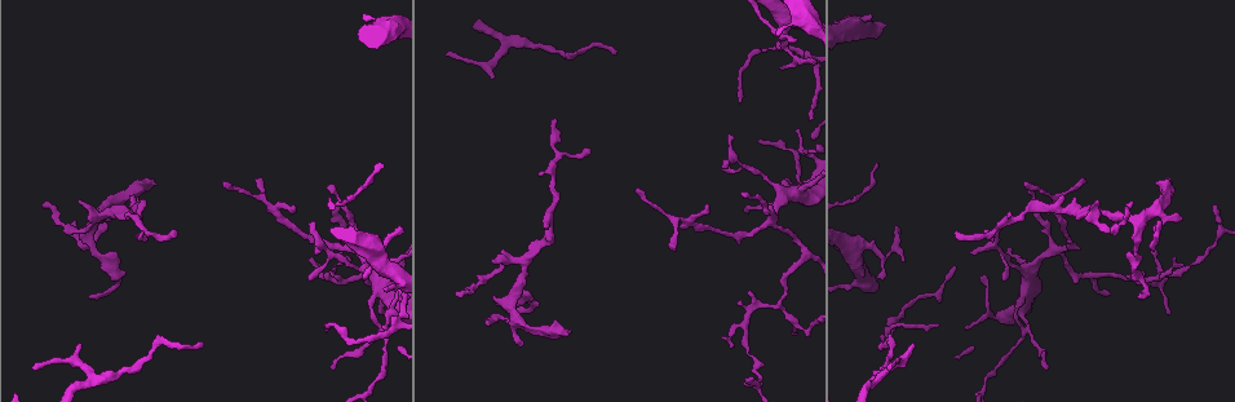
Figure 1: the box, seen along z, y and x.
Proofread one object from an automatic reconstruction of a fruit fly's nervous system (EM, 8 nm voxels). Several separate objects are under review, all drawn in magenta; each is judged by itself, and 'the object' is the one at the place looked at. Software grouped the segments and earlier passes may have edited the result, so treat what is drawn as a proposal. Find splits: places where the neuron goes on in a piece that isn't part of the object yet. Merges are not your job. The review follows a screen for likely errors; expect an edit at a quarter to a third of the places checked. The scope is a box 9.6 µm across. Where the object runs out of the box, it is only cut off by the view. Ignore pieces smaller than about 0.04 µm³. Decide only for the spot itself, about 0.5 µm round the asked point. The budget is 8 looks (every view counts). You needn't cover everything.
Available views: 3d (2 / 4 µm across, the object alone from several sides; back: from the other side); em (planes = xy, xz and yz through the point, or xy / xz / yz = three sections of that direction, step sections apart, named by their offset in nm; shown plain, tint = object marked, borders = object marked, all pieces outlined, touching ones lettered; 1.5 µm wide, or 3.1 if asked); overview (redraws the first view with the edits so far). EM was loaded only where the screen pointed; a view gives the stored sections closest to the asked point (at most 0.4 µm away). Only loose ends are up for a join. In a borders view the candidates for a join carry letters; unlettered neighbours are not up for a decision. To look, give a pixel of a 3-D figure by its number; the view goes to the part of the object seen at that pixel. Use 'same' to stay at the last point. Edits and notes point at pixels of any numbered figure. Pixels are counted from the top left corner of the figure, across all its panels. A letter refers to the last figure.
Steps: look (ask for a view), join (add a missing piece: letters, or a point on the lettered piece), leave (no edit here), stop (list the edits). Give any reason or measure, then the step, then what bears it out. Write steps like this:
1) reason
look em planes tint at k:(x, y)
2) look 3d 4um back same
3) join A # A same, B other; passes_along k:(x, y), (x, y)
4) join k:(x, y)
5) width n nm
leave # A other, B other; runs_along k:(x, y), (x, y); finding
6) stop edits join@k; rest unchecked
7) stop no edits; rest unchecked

thin end
look em planes borders at 1:(870, 13)

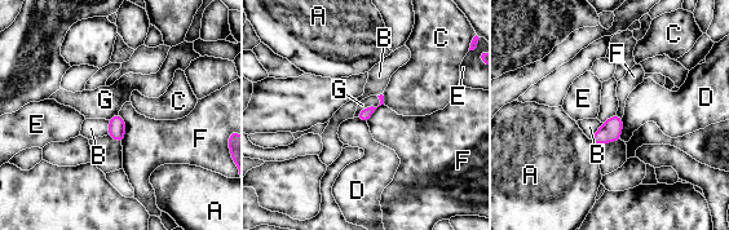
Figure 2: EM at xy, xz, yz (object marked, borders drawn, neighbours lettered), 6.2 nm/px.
longest_contact G 200 nm
leave # A other, B other, C other, D other, E other, F other, G other; none of them fits

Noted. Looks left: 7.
free end
look em planes borders at 1:(743, 197)

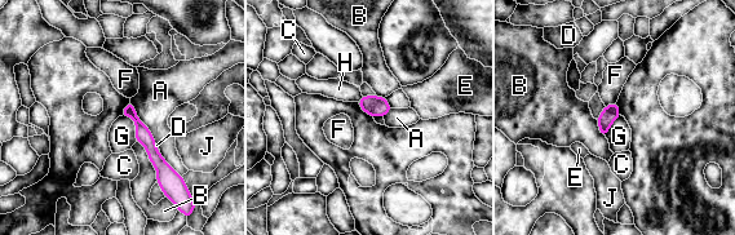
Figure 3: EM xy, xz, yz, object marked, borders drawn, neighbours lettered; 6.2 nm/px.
leave # A other, B other, C other, D other, E other, F other, G other, H other, J other; none of them fits

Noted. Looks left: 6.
branch stops here
look 3d 2um at 1:(1166, 313)

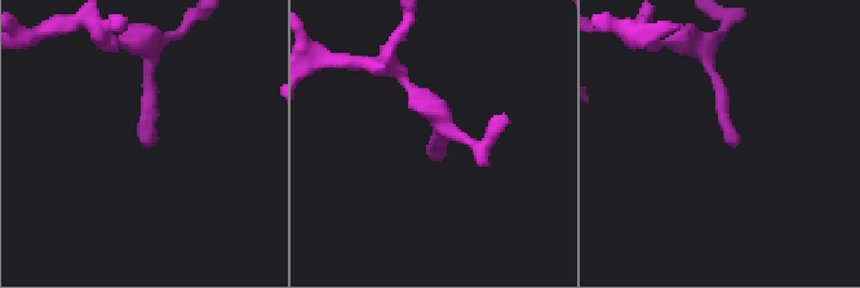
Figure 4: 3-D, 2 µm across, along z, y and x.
now the EM
look em xz step 8 borders at 4:(431, 151)

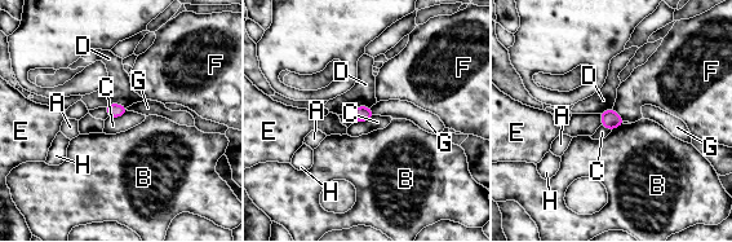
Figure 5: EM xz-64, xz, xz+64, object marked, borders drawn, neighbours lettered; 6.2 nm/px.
width 90 nm
leave # A other, B other, C other, D other, E other, F other, G other, H other; none of them fits

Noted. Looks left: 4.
stop no edits; rest unchecked

